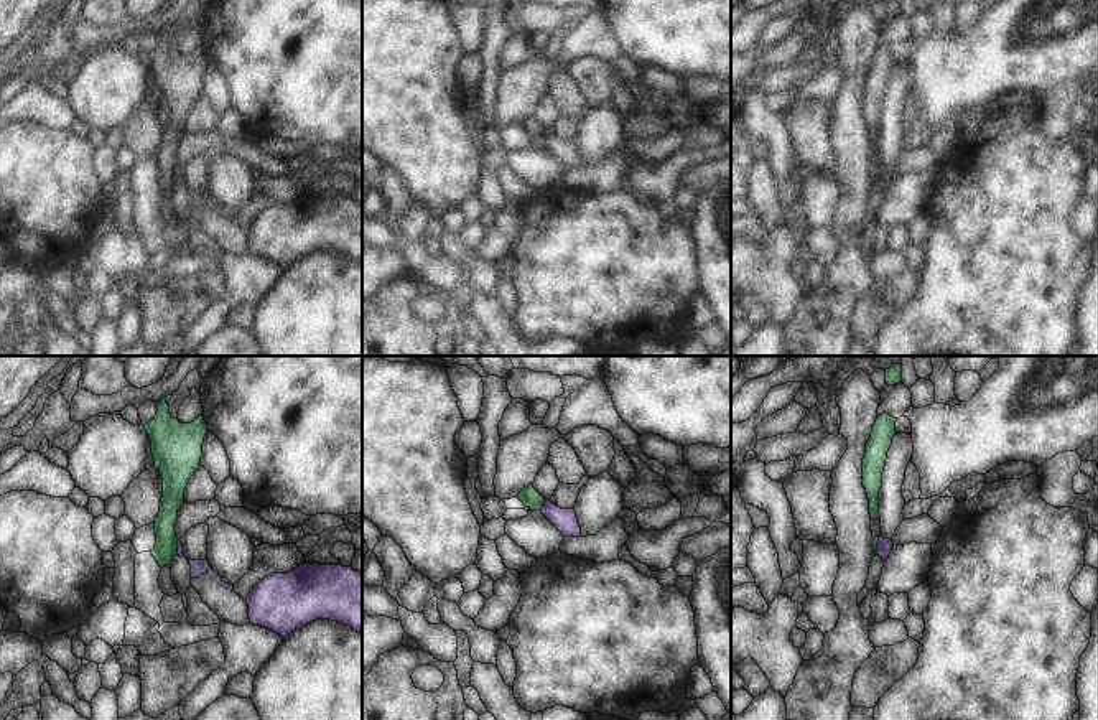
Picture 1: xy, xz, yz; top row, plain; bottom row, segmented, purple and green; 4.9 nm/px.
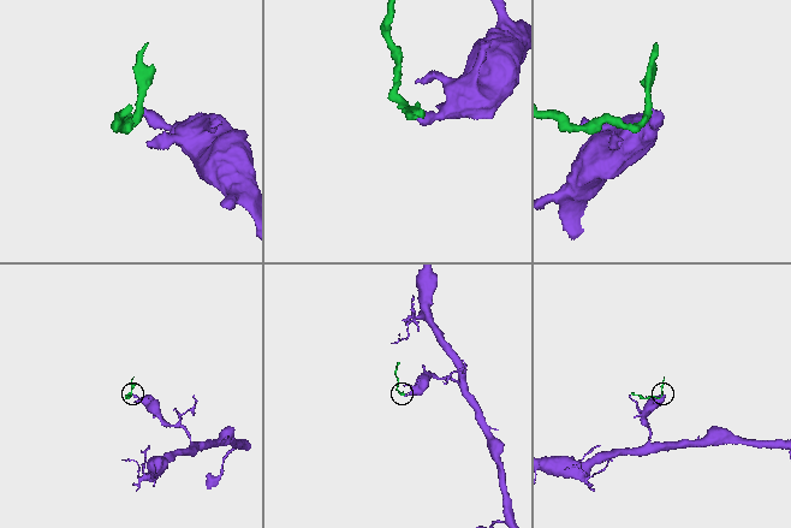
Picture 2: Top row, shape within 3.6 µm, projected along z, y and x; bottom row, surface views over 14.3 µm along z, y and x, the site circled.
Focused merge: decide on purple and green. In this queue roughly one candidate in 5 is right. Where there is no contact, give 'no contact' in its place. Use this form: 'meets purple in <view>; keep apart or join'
meets purple in xz; keep apart

